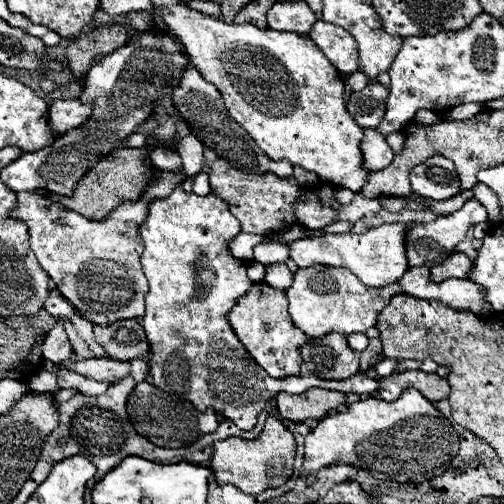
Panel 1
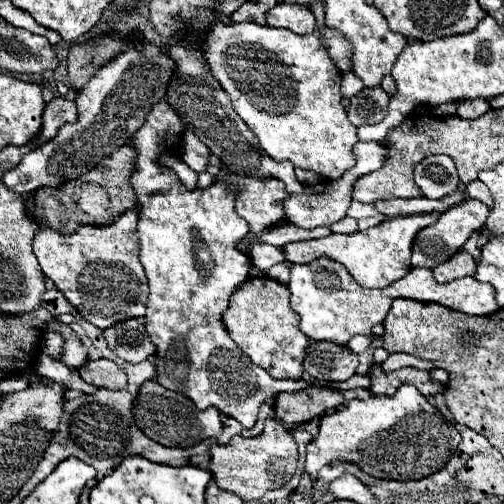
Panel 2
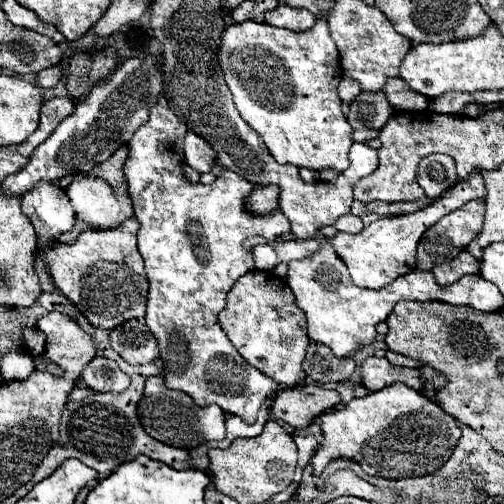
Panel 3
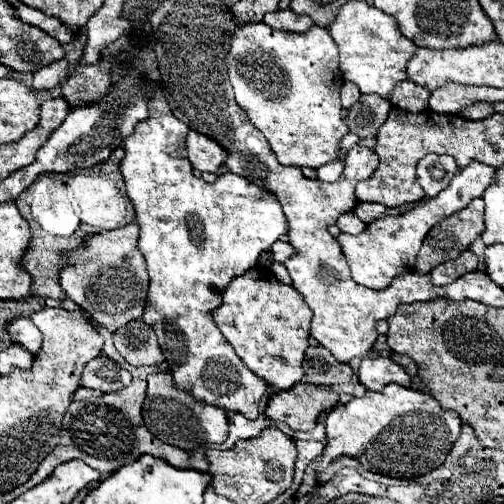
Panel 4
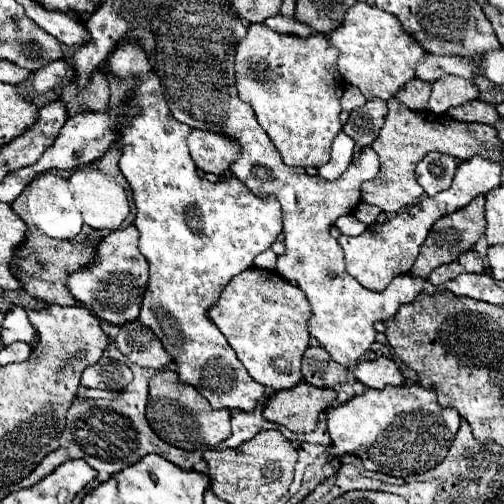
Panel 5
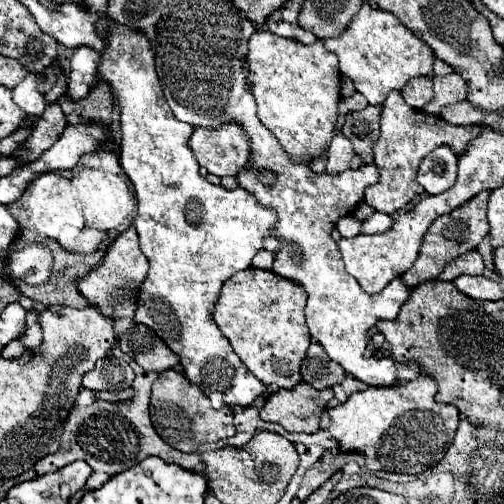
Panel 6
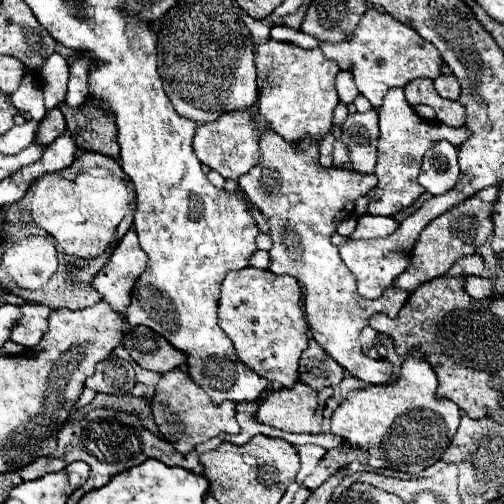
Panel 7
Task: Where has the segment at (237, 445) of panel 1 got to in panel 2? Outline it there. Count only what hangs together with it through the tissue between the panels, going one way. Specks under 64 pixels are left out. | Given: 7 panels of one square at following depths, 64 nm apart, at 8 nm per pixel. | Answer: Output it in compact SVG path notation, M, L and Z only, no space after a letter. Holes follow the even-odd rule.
M274 418L266 420L264 432L256 438L234 436L228 444L214 444L210 448L208 470L214 474L214 480L220 488L232 488L244 500L260 500L268 490L282 488L296 470L298 448L292 434Z

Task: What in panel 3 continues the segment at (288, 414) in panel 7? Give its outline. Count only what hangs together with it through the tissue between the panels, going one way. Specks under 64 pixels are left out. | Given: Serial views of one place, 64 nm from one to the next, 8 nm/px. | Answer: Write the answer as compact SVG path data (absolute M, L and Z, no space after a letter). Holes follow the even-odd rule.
M316 384L284 388L274 398L270 418L294 428L306 428L316 416L334 410L340 402L342 400L336 390L326 390Z

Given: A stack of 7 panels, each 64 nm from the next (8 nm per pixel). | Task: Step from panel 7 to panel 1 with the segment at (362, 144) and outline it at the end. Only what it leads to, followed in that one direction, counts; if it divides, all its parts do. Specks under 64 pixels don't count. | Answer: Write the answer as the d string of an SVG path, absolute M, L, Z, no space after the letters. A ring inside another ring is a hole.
M370 82L364 90L352 92L346 108L362 128L376 128L386 112L388 88L380 82Z

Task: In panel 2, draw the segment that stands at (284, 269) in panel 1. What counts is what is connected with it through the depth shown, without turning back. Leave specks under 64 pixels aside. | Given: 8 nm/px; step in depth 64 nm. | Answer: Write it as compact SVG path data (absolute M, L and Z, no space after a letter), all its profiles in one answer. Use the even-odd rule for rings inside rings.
M276 264L272 266L268 272L266 272L268 278L276 280L276 282L282 282L282 284L288 284L290 282L290 270L286 264Z

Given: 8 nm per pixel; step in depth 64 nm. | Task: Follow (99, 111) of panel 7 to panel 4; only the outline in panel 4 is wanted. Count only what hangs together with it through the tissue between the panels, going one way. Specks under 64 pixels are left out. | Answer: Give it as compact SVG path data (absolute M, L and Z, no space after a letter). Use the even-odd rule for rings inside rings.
M98 60L96 64L78 62L72 76L62 86L62 94L68 100L68 104L74 108L100 100L110 88L110 70L112 64L108 60Z

